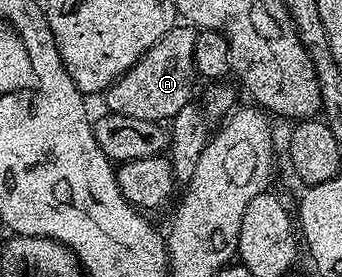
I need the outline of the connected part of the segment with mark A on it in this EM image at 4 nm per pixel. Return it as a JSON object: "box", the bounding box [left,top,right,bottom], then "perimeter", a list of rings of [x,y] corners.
{"box":[102,24,198,122],"perimeter":[[[176,24],[164,36],[160,38],[145,53],[145,55],[124,73],[104,92],[102,100],[105,100],[105,109],[109,113],[130,116],[136,120],[148,120],[149,122],[168,122],[174,118],[181,108],[186,107],[194,98],[194,86],[198,81],[198,73],[195,68],[195,46],[197,31],[188,24]]]}

